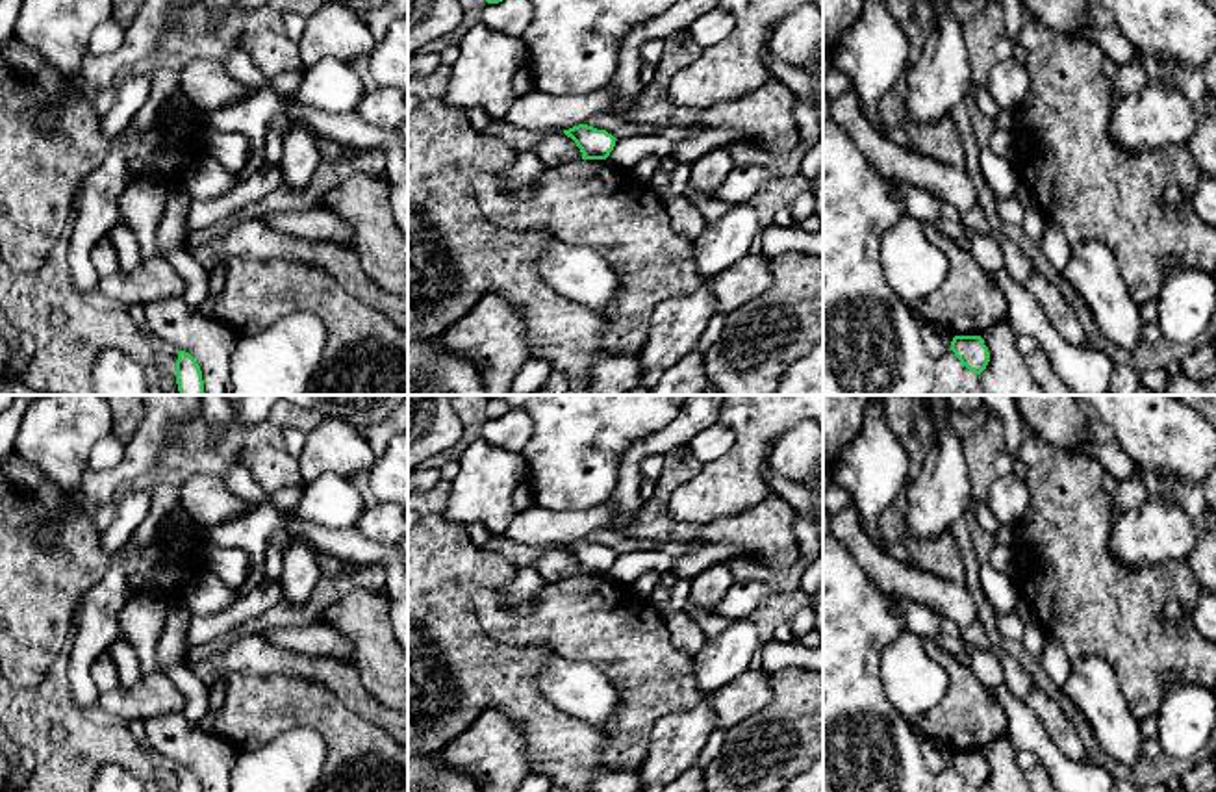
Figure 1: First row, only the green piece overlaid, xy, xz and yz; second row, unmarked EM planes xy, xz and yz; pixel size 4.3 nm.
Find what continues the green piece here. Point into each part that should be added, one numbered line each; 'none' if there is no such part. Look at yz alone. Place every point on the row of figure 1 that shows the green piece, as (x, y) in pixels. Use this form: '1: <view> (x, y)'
none

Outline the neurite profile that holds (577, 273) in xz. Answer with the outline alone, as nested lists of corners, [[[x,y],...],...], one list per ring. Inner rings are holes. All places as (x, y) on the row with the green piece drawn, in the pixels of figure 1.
[[[556,239],[539,254],[538,269],[556,295],[597,315],[604,315],[617,297],[619,278],[593,249]]]

